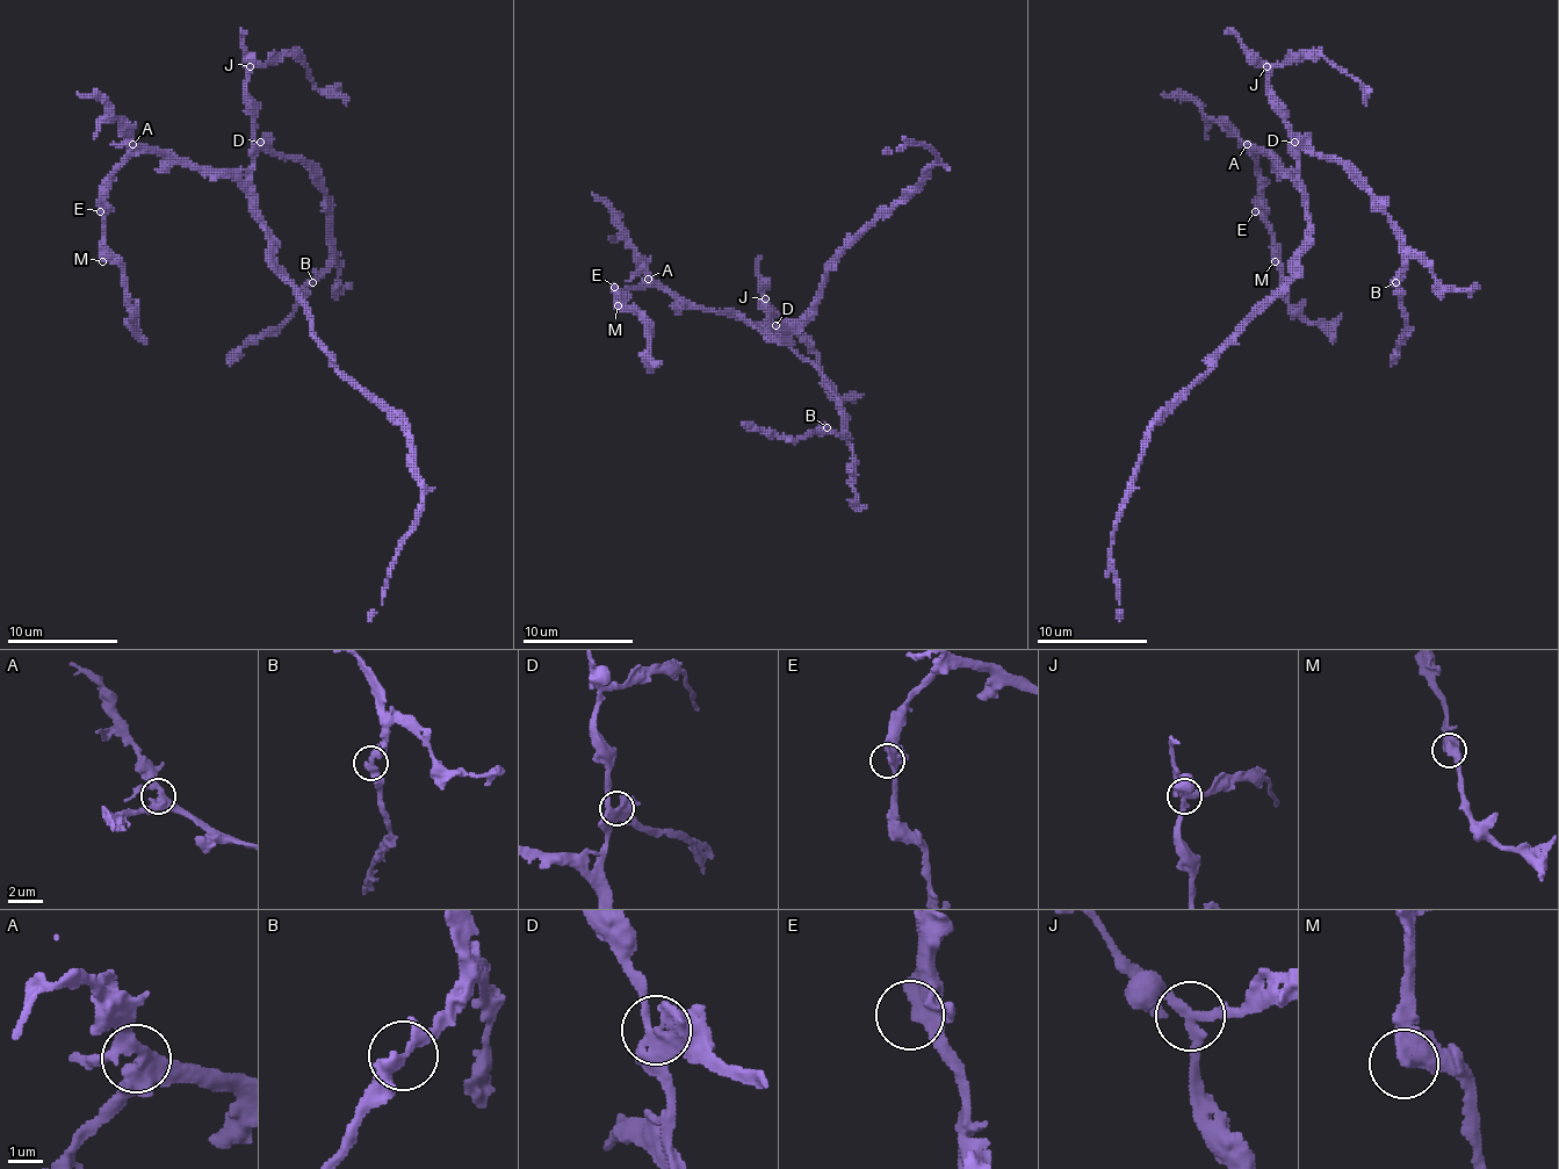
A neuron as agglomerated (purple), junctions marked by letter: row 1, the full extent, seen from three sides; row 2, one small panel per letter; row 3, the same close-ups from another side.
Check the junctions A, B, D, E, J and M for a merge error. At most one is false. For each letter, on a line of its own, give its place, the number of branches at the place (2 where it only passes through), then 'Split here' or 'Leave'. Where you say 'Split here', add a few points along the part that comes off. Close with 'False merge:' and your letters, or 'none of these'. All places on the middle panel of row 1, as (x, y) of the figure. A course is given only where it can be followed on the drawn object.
A: Place: (648, 279). Branches: 3. Leave
B: Place: (827, 427). Branches: 3. Leave
D: Place: (776, 325). Branches: 3. Leave
E: Place: (614, 287). Branches: 3. Leave
J: Place: (765, 298). Branches: 3. Leave
M: Place: (618, 305). Branches: 3. Leave
False merge: none of these

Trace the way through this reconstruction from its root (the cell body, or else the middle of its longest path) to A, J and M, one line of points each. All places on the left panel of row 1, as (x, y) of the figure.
A: (276, 269), (258, 202), (236, 180), (216, 172), (172, 164), (164, 156), (141, 153), (132, 144)
J: (276, 269), (252, 183), (252, 98), (246, 92), (250, 67)
M: (276, 269), (258, 202), (236, 180), (172, 164), (154, 153), (136, 153), (110, 180), (102, 261)

